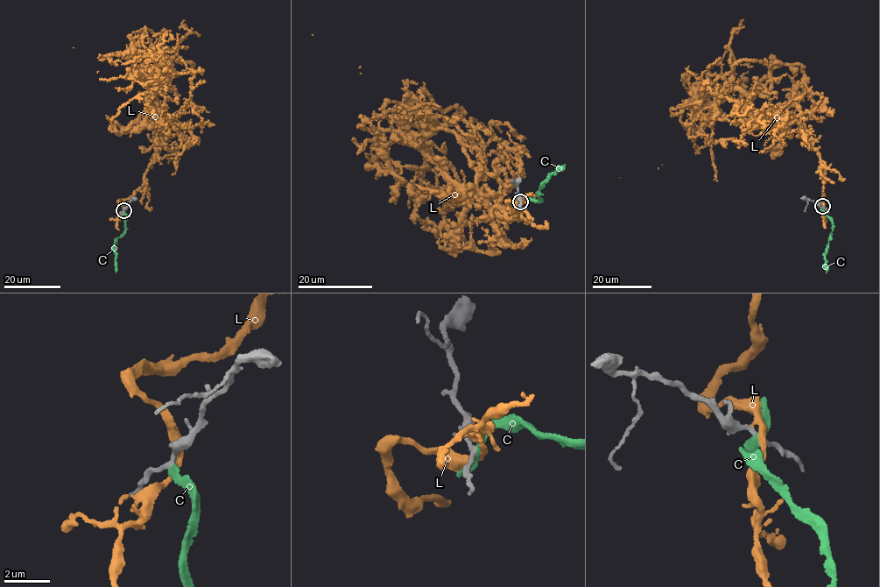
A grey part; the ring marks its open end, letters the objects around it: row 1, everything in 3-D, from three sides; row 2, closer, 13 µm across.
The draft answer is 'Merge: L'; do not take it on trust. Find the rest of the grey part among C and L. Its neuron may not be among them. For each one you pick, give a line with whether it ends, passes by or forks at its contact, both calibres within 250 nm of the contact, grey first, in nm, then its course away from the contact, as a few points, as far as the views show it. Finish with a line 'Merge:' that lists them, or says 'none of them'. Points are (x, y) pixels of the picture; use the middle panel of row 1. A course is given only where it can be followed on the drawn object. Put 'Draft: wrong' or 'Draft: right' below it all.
L: it passes by | 200/240 nm | via (520, 202), (510, 220), (489, 209), (451, 130), (372, 116), (360, 67), (312, 35)
Merge: L
Draft: right

